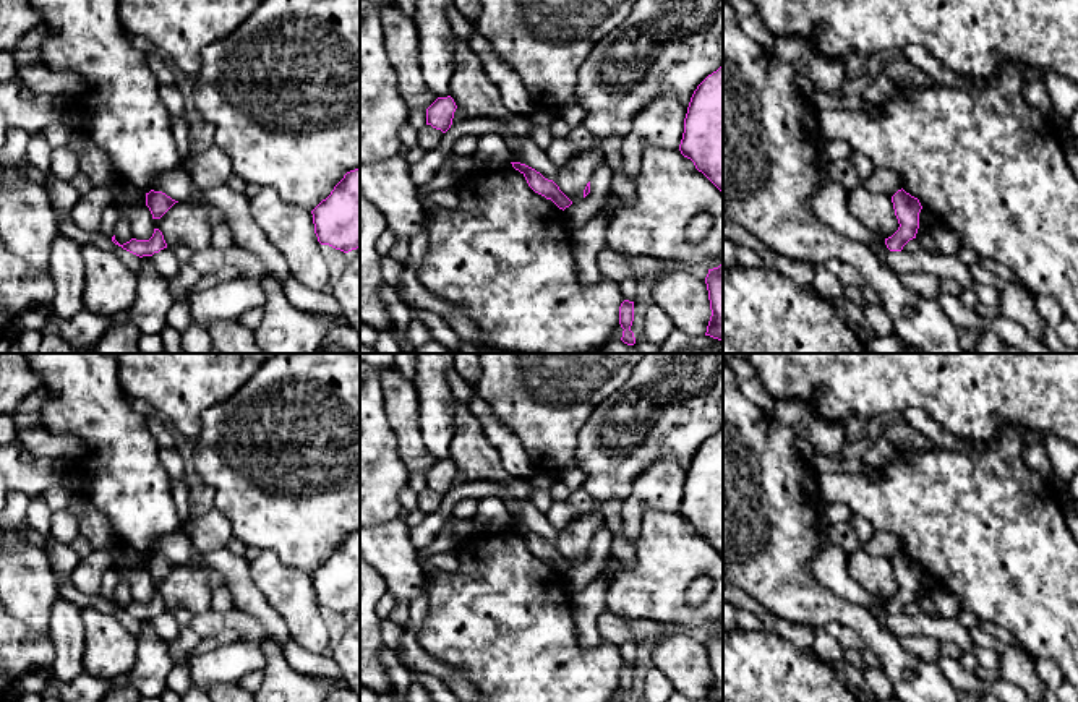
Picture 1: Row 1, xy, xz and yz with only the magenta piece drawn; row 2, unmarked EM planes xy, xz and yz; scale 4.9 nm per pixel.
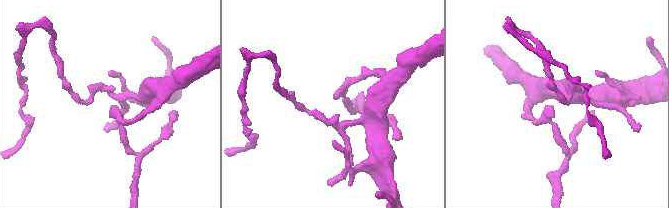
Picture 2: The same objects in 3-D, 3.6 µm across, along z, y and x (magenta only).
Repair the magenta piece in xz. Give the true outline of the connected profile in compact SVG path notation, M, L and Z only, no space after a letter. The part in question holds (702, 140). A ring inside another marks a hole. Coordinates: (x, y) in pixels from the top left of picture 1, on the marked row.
M723 65L694 91L679 151L723 193Z

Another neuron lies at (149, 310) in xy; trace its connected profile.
M151 256L141 258L141 269L136 277L136 298L126 316L141 332L160 336L167 326L169 310L175 302L169 282L157 272Z

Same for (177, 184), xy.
M175 167L154 177L151 190L162 191L175 201L190 201L193 180L183 167Z

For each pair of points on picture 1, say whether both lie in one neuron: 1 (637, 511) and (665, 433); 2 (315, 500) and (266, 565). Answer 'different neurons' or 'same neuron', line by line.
1: different neurons
2: different neurons

